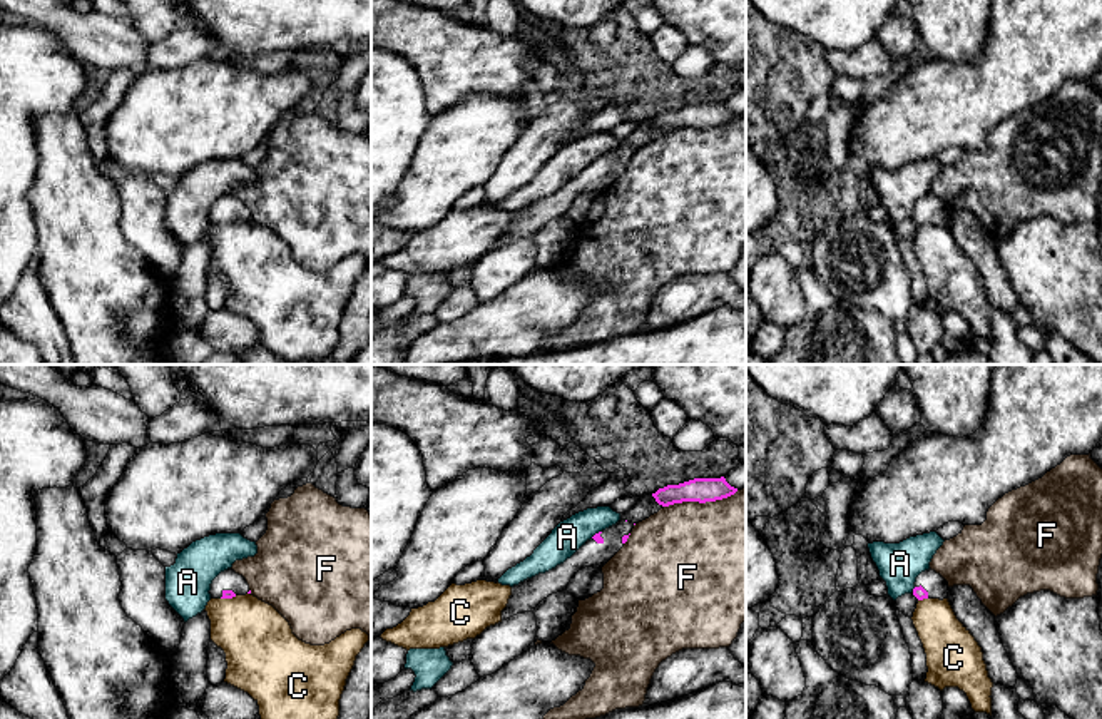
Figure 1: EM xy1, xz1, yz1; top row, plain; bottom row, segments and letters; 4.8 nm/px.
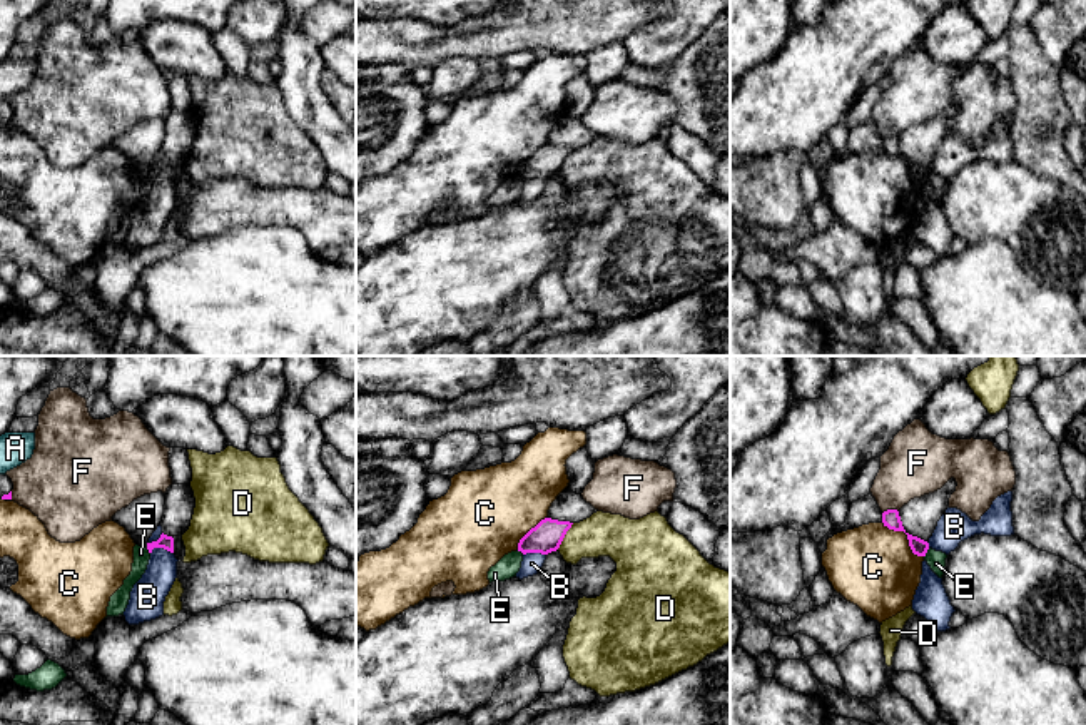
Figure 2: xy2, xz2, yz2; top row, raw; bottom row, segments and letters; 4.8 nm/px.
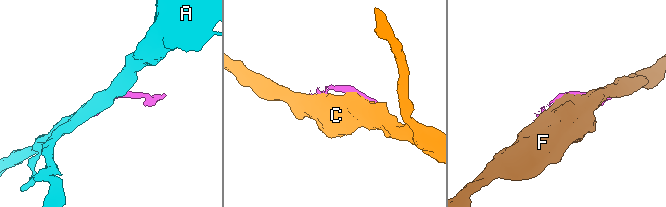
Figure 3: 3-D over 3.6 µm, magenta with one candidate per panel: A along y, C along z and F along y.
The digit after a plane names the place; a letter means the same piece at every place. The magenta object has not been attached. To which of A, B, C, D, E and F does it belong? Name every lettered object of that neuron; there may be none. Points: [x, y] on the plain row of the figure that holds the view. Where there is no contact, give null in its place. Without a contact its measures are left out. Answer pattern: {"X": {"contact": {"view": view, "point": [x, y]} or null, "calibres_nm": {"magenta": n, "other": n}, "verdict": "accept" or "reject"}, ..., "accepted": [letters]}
{"A": {"contact": {"view": "xz1", "point": [596, 159]}, "calibres_nm": {"magenta": 40, "other": 160}, "verdict": "reject"}, "B": {"contact": {"view": "xy2", "point": [162, 172]}, "calibres_nm": {"magenta": 70, "other": 160}, "verdict": "reject"}, "C": {"contact": {"view": "yz2", "point": [908, 162]}, "calibres_nm": {"magenta": 90, "other": 400}, "verdict": "reject"}, "D": {"contact": {"view": "xz2", "point": [563, 162]}, "calibres_nm": {"magenta": 150, "other": 200}, "verdict": "reject"}, "E": {"contact": {"view": "xy2", "point": [147, 174]}, "calibres_nm": {"magenta": 70, "other": 80}, "verdict": "reject"}, "F": {"contact": {"view": "xz1", "point": [701, 127]}, "calibres_nm": {"magenta": 120, "other": 500}, "verdict": "reject"}, "accepted": []}

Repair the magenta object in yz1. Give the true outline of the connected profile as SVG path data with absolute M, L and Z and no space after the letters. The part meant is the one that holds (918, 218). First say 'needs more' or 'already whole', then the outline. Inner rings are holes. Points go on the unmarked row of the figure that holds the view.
needs more; M931 194L921 197L916 202L915 214L913 214L913 221L918 226L923 226L923 224L943 226L948 222L948 217L950 217L948 207Z

